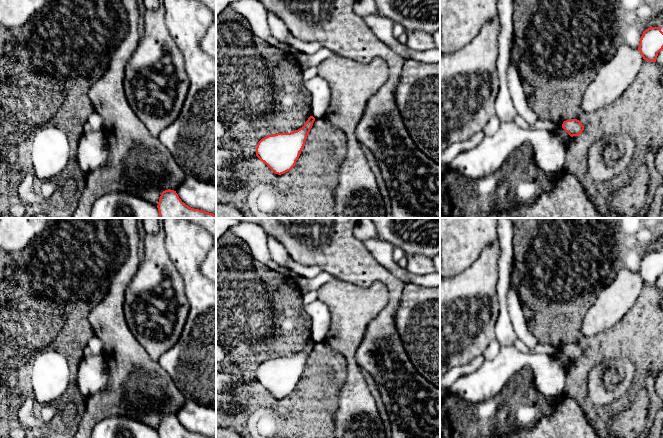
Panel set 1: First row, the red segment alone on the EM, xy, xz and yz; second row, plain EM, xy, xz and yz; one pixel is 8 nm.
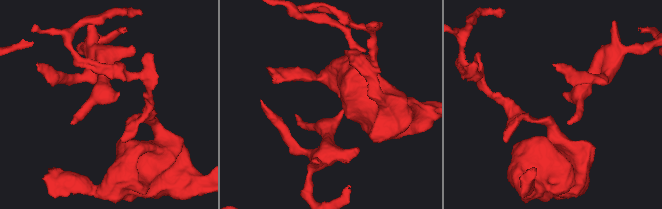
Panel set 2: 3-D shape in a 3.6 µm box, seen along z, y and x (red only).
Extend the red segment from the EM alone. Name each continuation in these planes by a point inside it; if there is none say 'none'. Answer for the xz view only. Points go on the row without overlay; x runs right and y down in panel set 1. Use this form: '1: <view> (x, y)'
none

